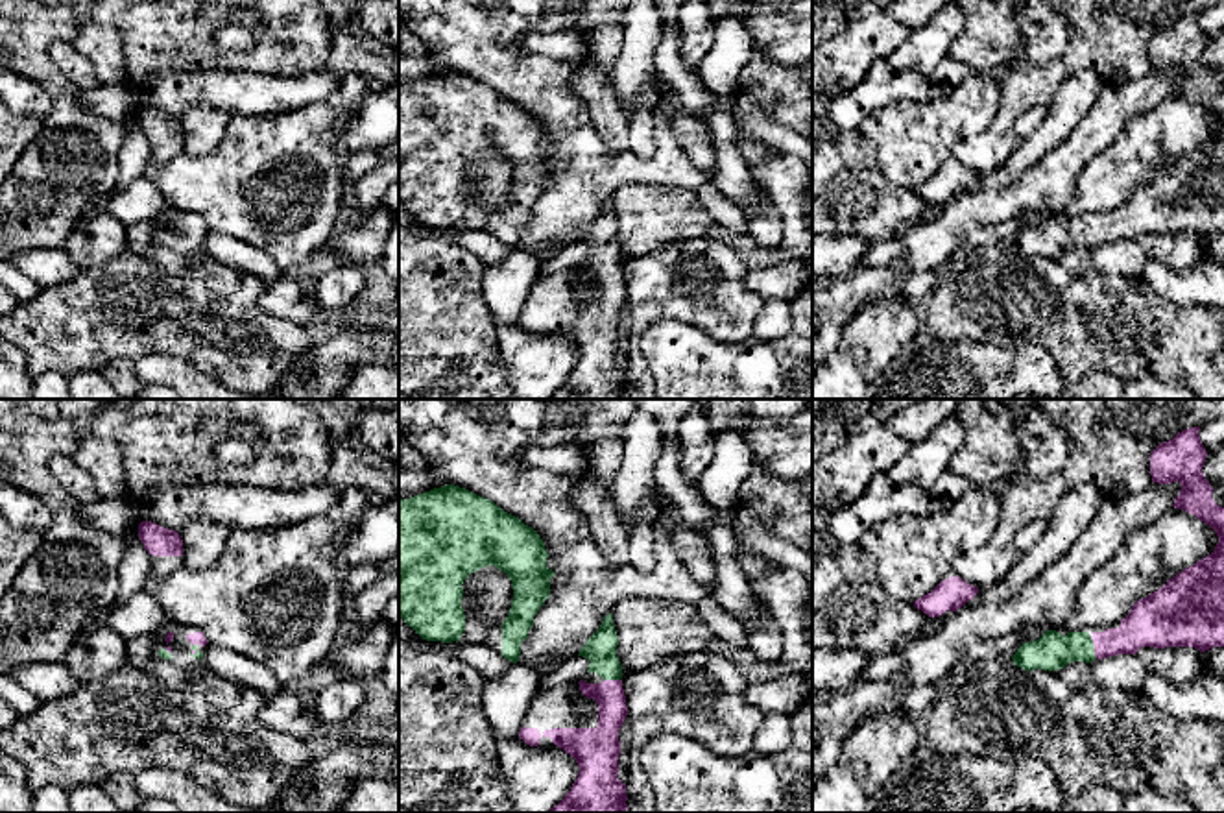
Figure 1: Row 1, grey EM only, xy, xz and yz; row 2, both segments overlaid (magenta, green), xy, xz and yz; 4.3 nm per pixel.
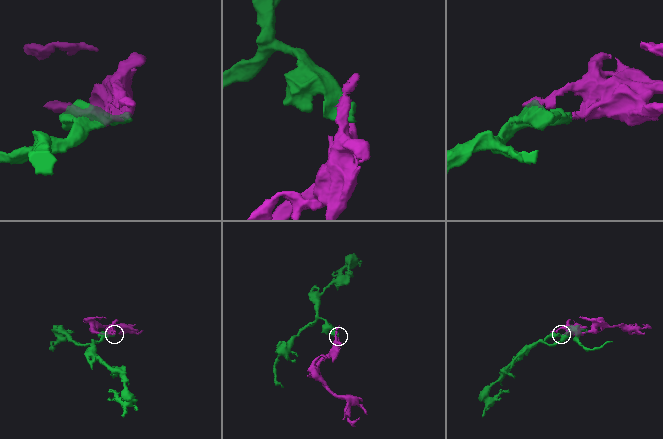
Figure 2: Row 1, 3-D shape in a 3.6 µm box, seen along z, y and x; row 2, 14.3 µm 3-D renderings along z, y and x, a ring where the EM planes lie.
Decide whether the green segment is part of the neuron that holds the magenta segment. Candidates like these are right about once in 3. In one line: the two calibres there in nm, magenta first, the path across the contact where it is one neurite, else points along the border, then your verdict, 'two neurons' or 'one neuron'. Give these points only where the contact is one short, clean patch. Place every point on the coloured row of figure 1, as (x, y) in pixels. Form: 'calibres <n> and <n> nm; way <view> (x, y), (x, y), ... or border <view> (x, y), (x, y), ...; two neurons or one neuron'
calibres 130 and 140 nm; way xz (610, 695), (612, 680), (612, 671), (600, 649); one neuron

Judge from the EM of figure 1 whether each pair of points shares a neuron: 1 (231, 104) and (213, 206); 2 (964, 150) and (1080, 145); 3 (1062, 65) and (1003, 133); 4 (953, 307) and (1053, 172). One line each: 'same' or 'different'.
1: different
2: different
3: same
4: different

